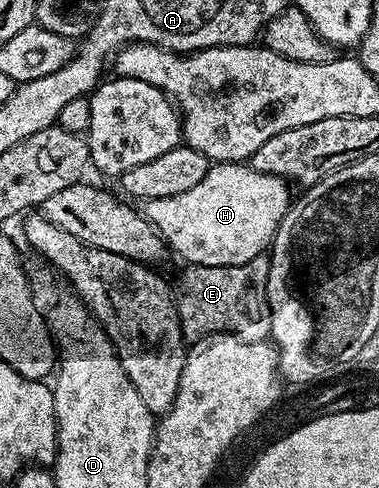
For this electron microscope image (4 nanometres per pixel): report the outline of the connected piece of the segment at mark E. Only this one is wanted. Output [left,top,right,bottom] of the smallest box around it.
[174,255,272,343]

